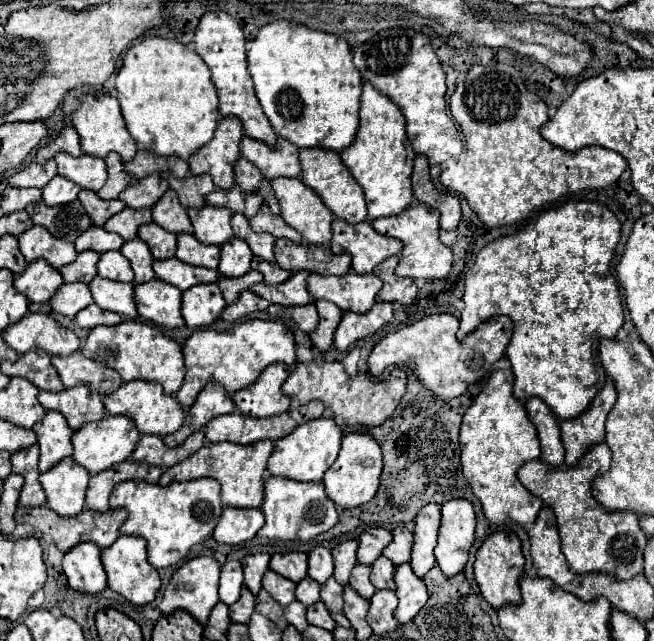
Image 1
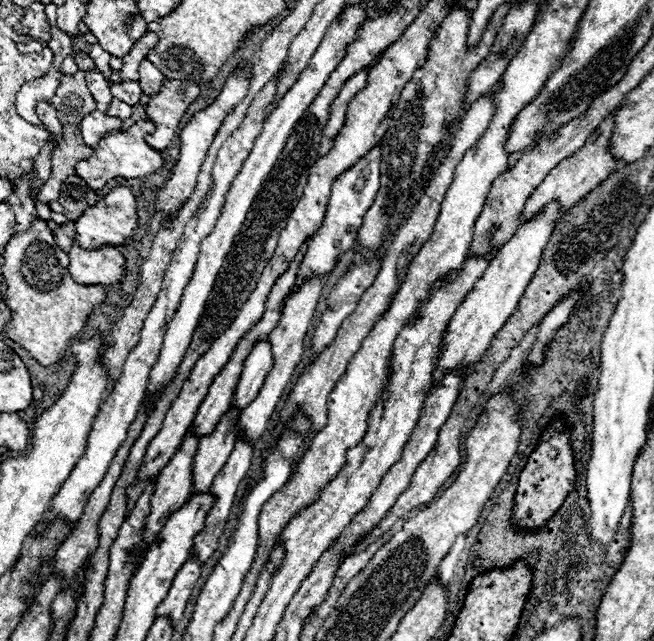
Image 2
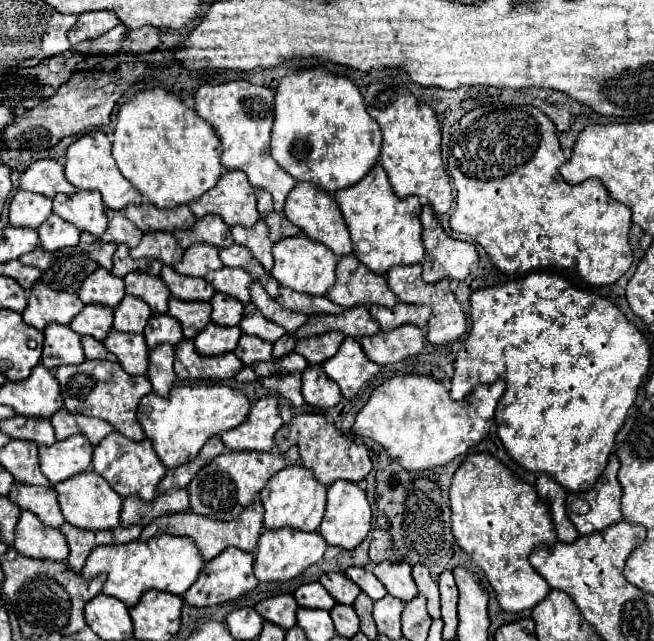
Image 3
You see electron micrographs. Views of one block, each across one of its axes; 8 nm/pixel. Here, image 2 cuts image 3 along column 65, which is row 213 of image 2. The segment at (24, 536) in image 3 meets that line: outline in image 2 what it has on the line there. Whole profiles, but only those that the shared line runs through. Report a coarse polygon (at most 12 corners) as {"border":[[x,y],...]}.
{"border":[[548,202],[498,250],[434,370],[474,366],[516,310],[560,216]]}

